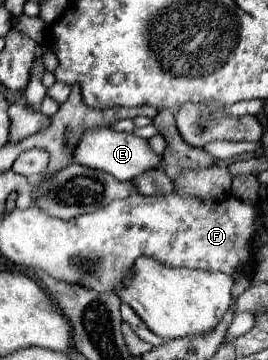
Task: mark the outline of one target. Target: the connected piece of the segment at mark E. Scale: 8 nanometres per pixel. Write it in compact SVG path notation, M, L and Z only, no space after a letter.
M96 128L86 132L74 150L74 158L78 164L108 172L118 180L134 180L136 176L148 170L162 168L162 156L154 154L146 138L138 138L136 134L120 134L120 132L114 132L112 128Z

